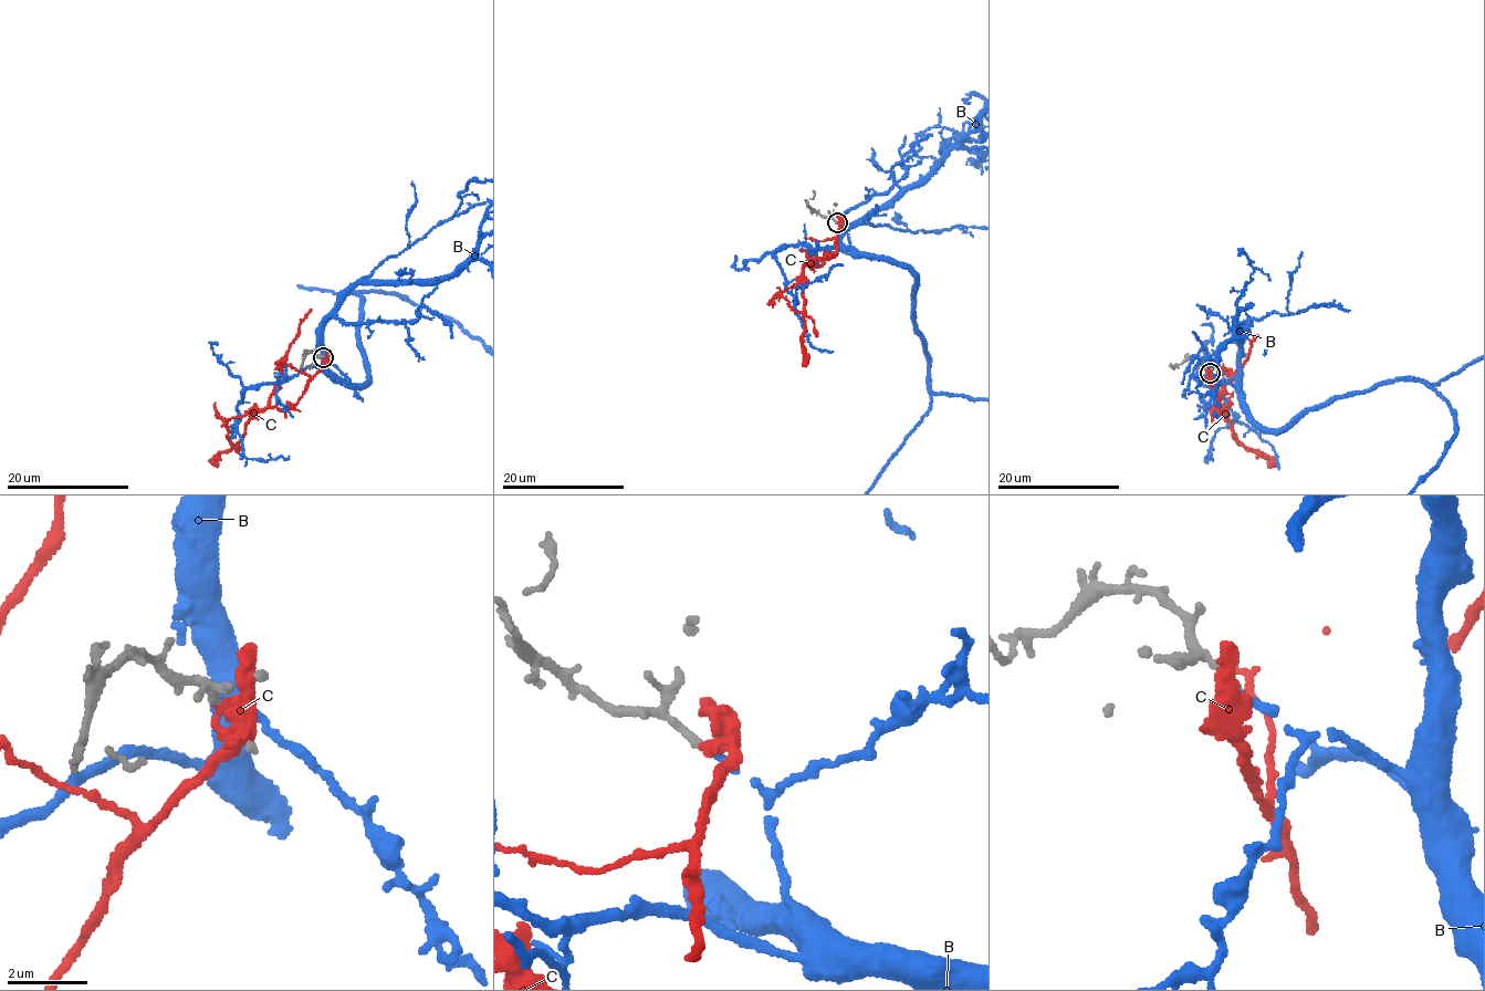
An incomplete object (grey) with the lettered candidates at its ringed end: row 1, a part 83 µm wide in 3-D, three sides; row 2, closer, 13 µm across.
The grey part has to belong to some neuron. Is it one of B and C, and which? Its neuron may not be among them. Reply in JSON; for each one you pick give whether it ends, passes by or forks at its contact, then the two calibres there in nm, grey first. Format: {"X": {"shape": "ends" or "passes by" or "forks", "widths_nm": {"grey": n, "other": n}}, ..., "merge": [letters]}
{"B": {"shape": "ends", "widths_nm": {"grey": 200, "other": 160}}, "merge": ["B"]}

